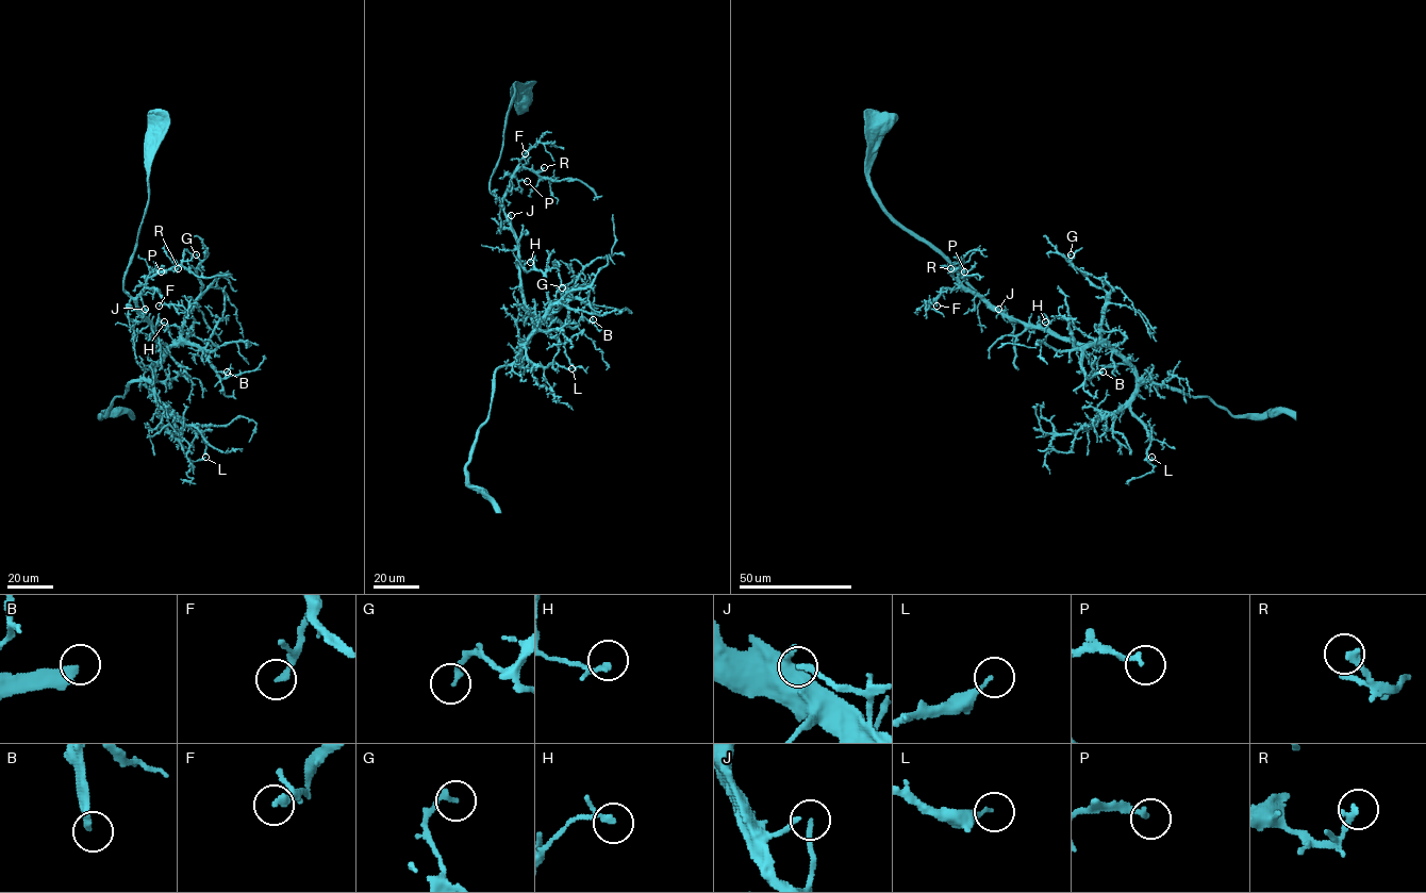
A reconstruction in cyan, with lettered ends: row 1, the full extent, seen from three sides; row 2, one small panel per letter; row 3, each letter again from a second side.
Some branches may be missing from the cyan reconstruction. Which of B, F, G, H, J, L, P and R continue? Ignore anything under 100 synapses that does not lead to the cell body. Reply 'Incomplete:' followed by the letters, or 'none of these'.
Incomplete: B

